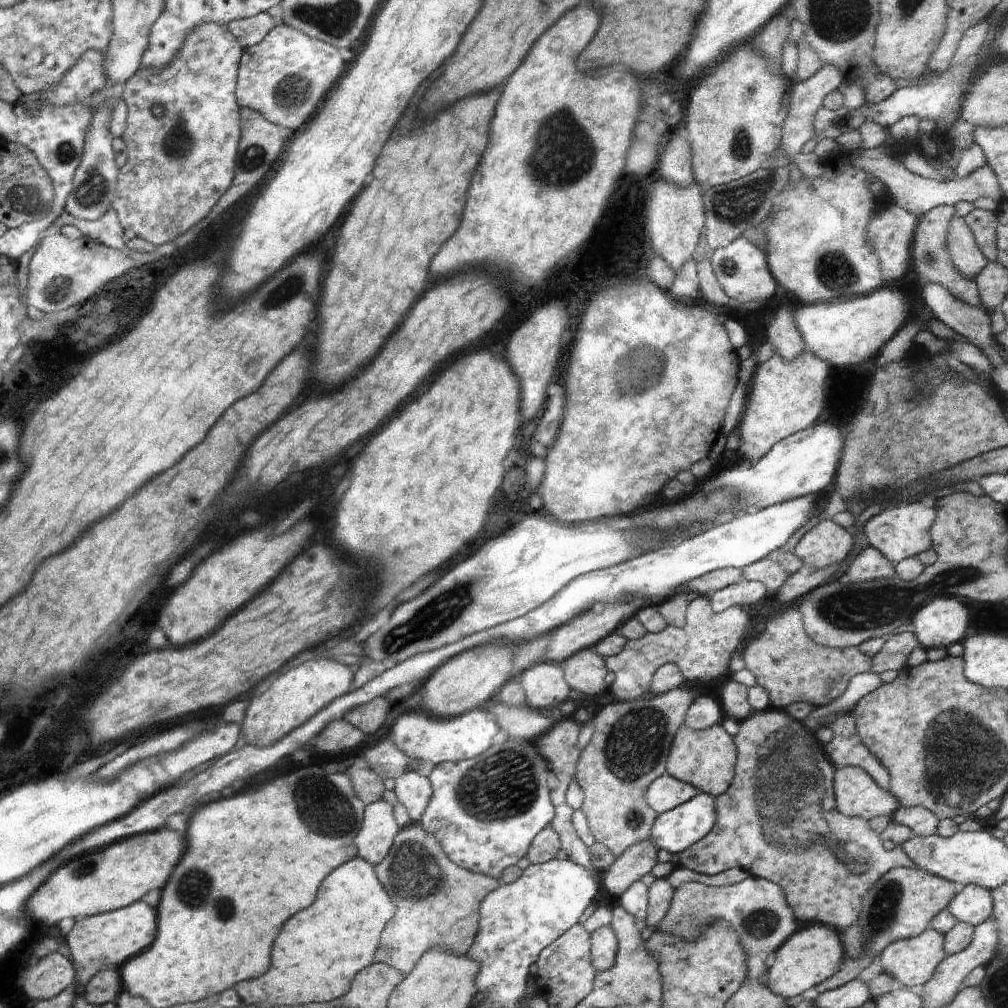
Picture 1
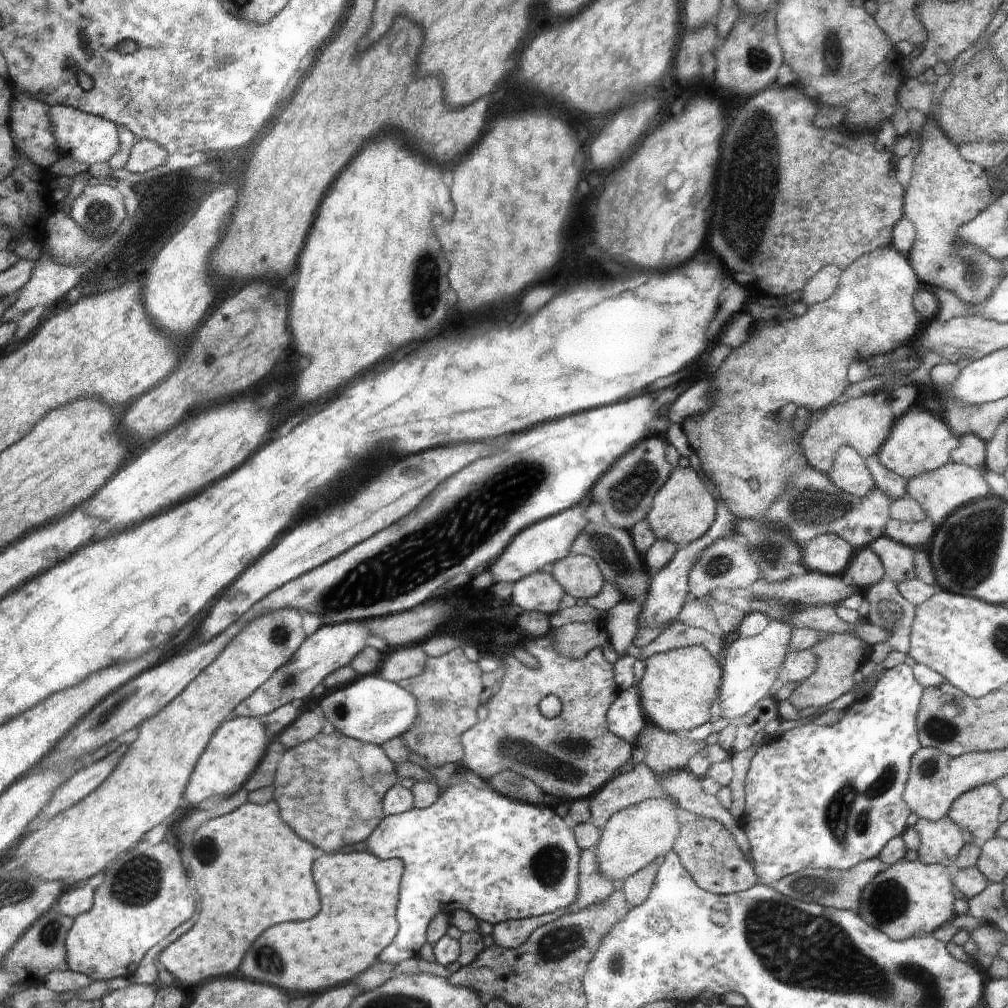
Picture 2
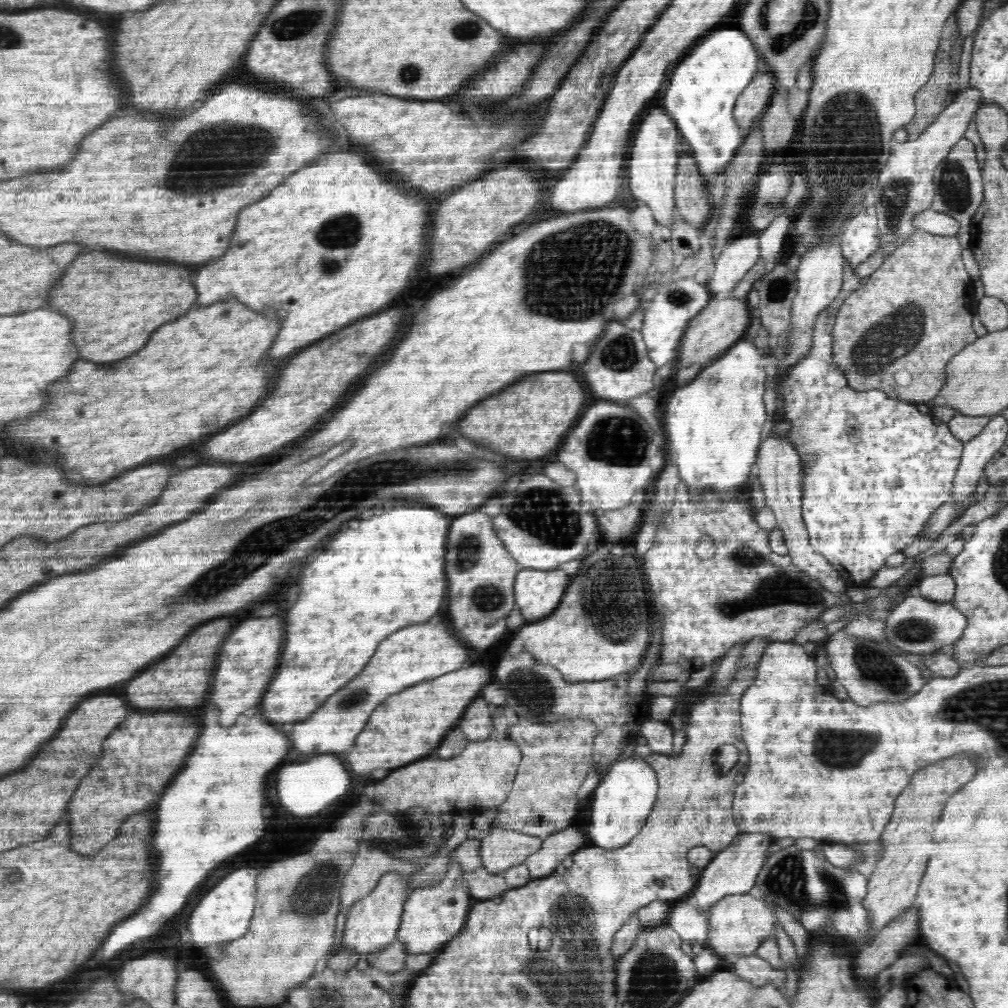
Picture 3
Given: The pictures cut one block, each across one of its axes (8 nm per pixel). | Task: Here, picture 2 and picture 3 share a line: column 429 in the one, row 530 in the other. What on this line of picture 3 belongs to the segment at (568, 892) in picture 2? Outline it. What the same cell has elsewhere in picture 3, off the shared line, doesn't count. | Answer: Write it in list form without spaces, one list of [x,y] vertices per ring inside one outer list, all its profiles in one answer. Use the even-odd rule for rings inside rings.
[[[827,310],[820,312],[816,322],[814,322],[814,334],[812,334],[812,351],[811,354],[803,361],[798,362],[796,366],[790,366],[788,372],[784,372],[782,376],[777,376],[778,381],[784,381],[782,384],[782,397],[786,397],[782,409],[786,411],[786,419],[791,422],[790,434],[794,437],[794,446],[797,447],[798,458],[801,466],[803,466],[803,477],[801,480],[803,503],[802,503],[802,518],[804,525],[808,531],[810,545],[814,551],[826,557],[830,564],[834,565],[841,577],[846,579],[846,582],[851,586],[861,586],[867,584],[876,573],[884,567],[886,560],[892,554],[901,552],[910,544],[918,541],[922,537],[926,526],[929,525],[930,518],[934,515],[934,510],[938,506],[942,506],[946,501],[951,499],[951,491],[953,490],[954,478],[956,477],[958,467],[961,462],[963,452],[963,443],[958,437],[952,434],[948,428],[947,421],[932,418],[927,414],[923,414],[918,410],[916,404],[906,401],[899,401],[887,396],[881,390],[870,390],[866,393],[857,392],[847,385],[845,374],[839,369],[839,366],[834,362],[832,352],[831,330],[833,329],[837,312],[830,314]]]

